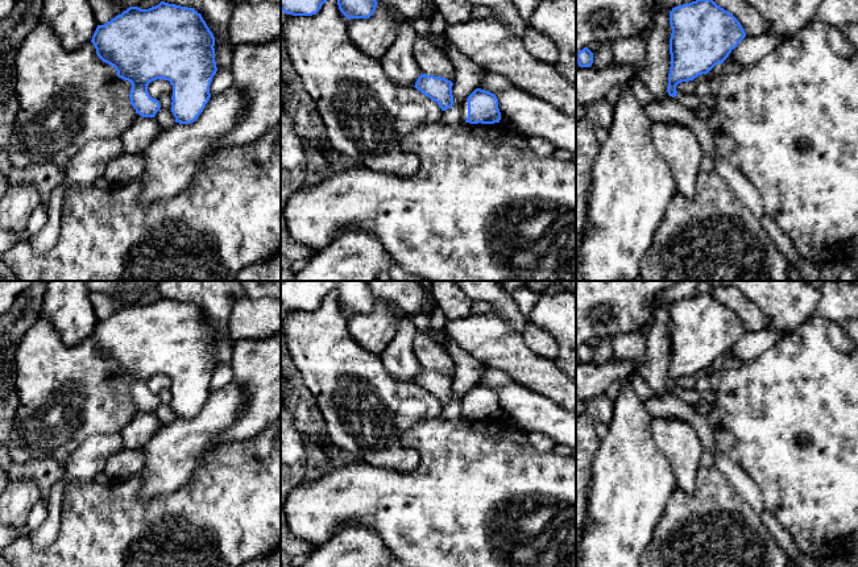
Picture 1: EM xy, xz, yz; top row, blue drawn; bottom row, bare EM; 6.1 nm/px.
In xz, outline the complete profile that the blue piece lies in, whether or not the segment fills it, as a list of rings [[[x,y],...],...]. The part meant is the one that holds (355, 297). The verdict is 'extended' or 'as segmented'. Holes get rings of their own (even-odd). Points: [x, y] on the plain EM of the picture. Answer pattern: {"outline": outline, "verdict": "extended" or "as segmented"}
{"outline": [[[281,281],[281,305],[293,311],[312,311],[335,291],[348,314],[369,314],[377,302],[368,281]]], "verdict": "as segmented"}

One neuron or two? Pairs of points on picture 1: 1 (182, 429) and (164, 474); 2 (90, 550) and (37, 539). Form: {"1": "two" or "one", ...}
{"1": "one", "2": "two"}

